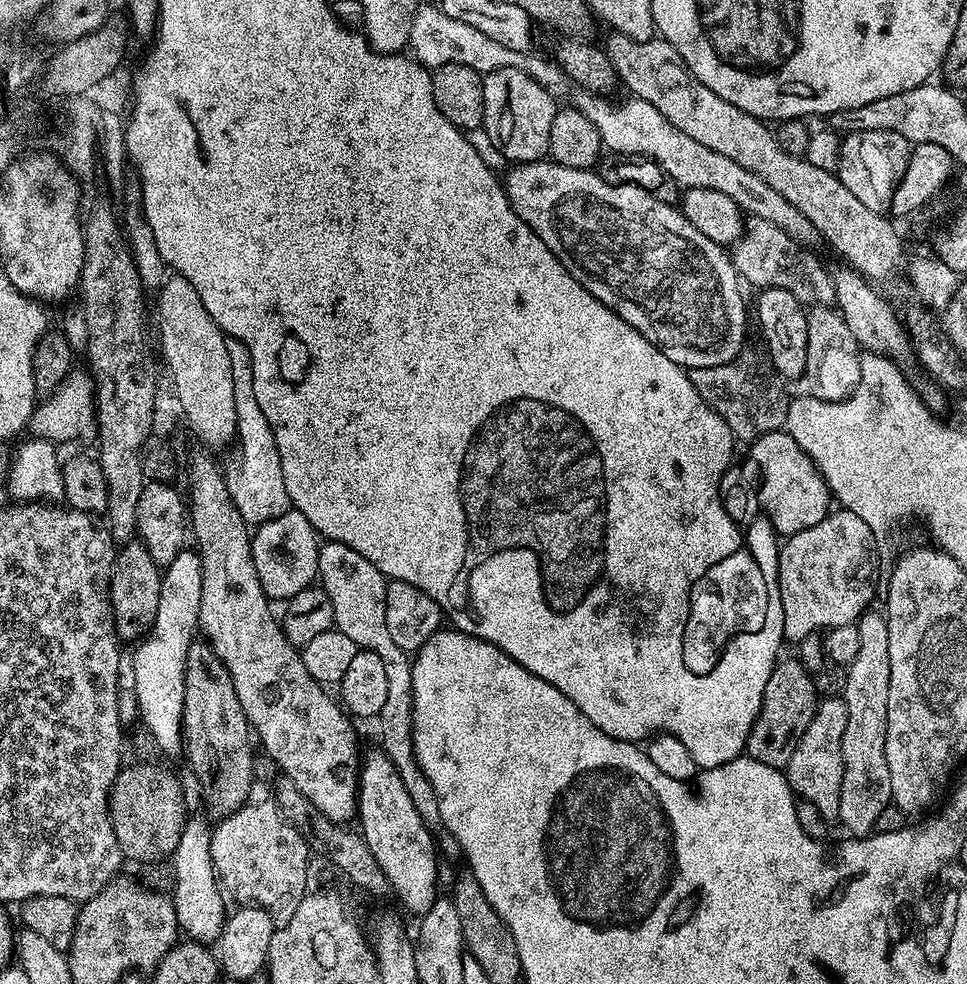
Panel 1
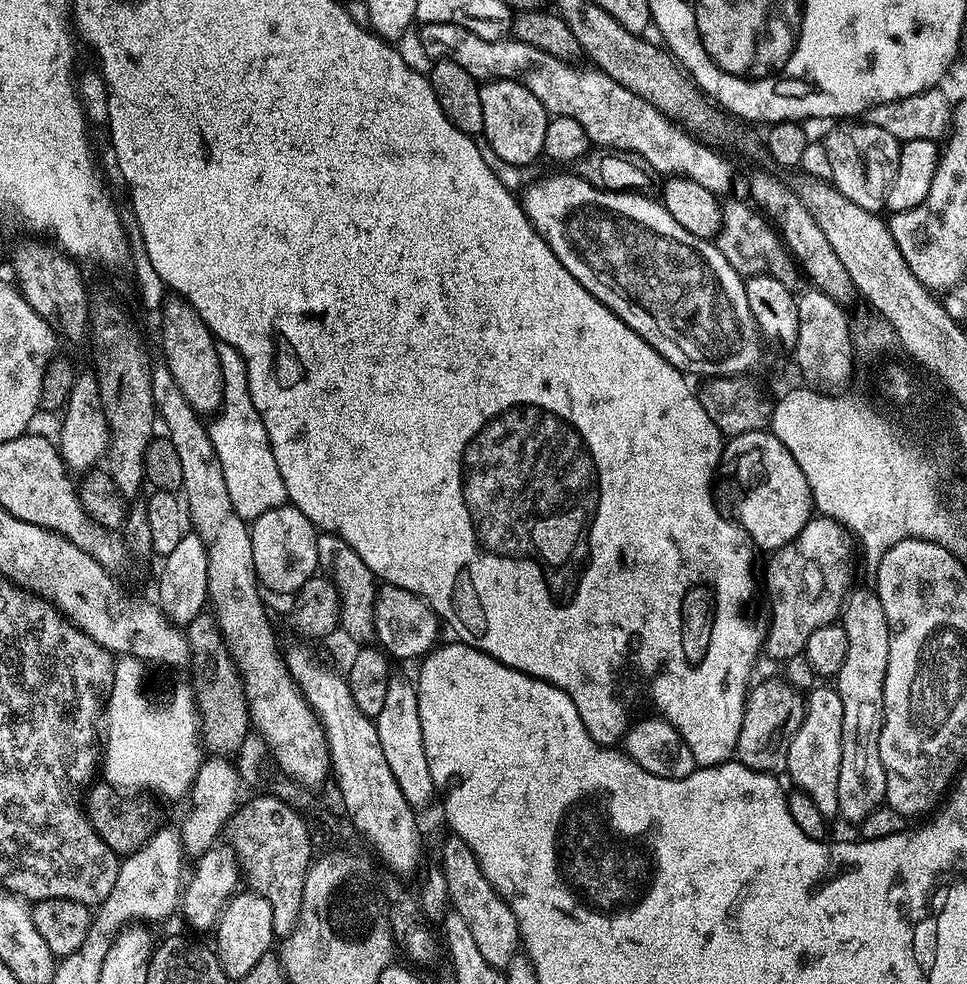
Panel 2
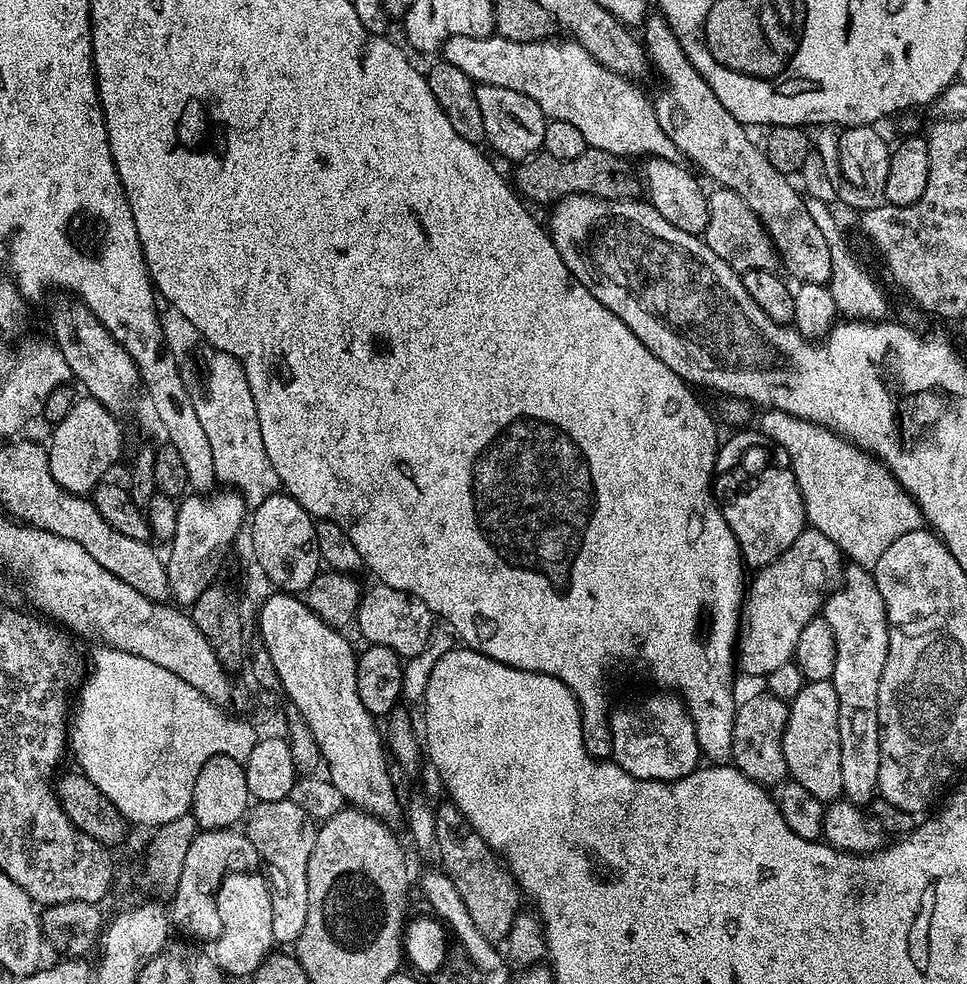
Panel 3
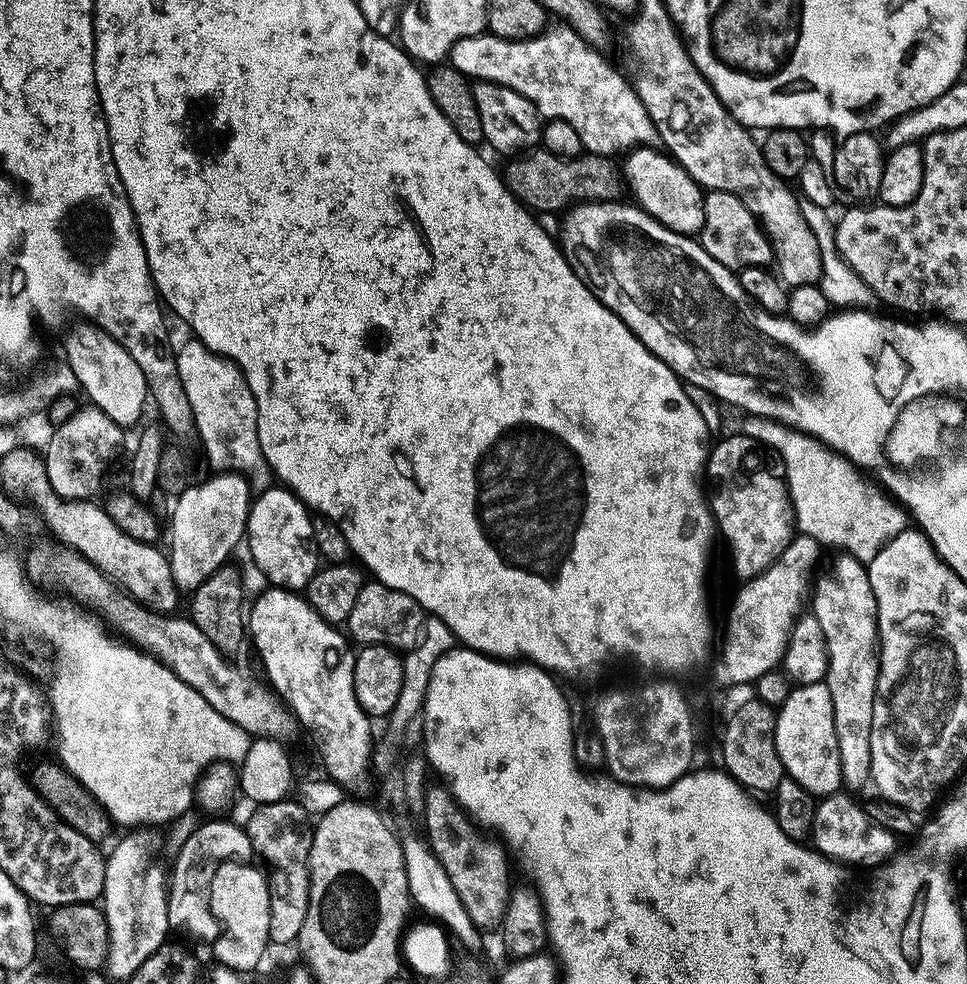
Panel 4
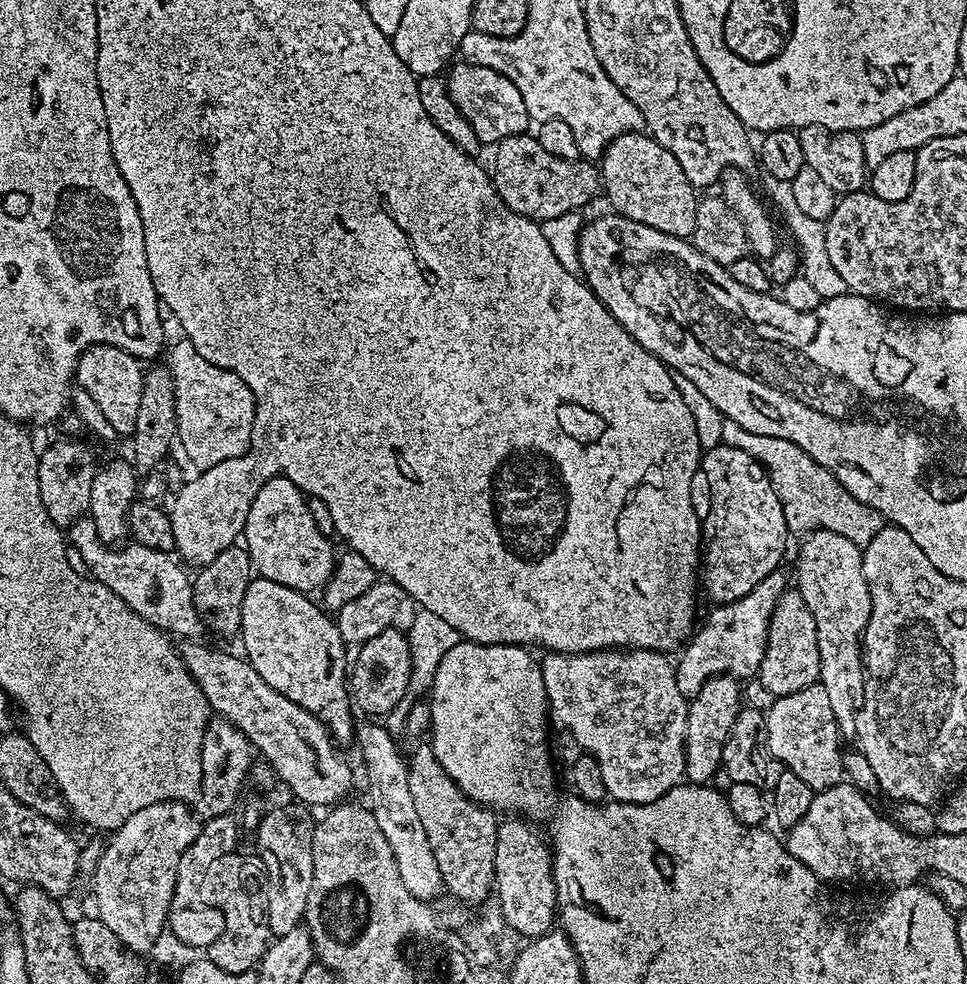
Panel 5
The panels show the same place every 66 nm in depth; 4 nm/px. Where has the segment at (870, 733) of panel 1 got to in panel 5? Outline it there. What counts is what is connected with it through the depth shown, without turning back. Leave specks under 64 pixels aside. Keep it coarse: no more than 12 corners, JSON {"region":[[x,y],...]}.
{"region":[[807,533],[795,587],[818,630],[818,683],[856,740],[872,609],[861,545]]}

